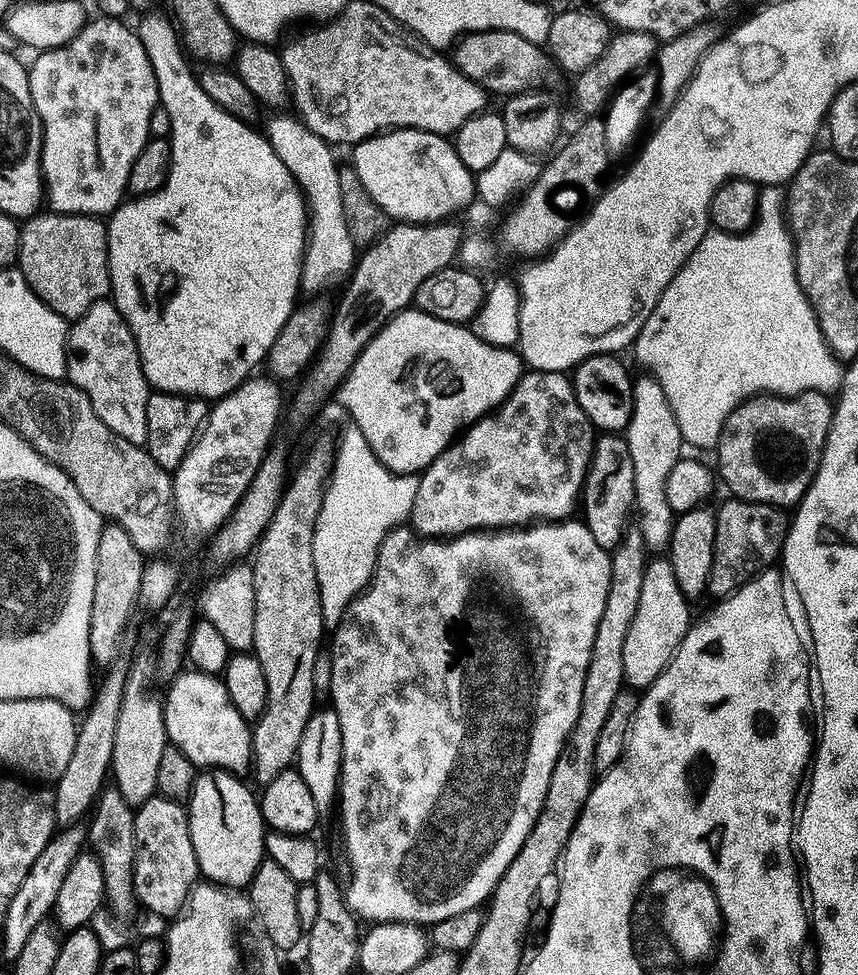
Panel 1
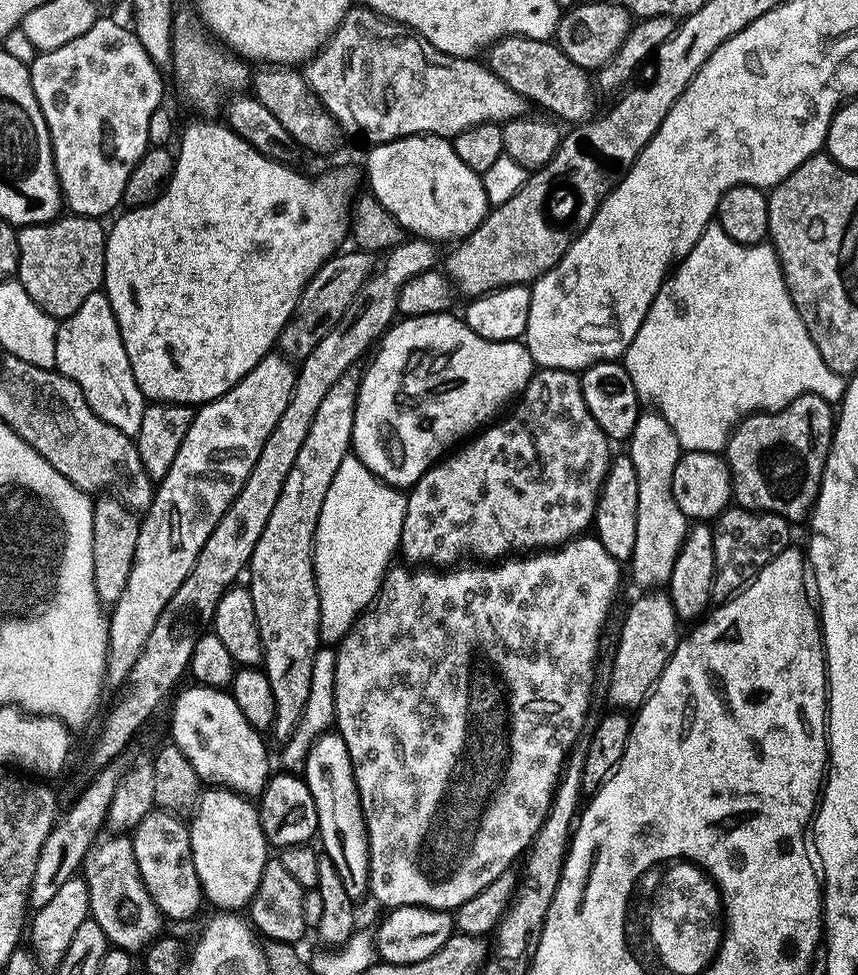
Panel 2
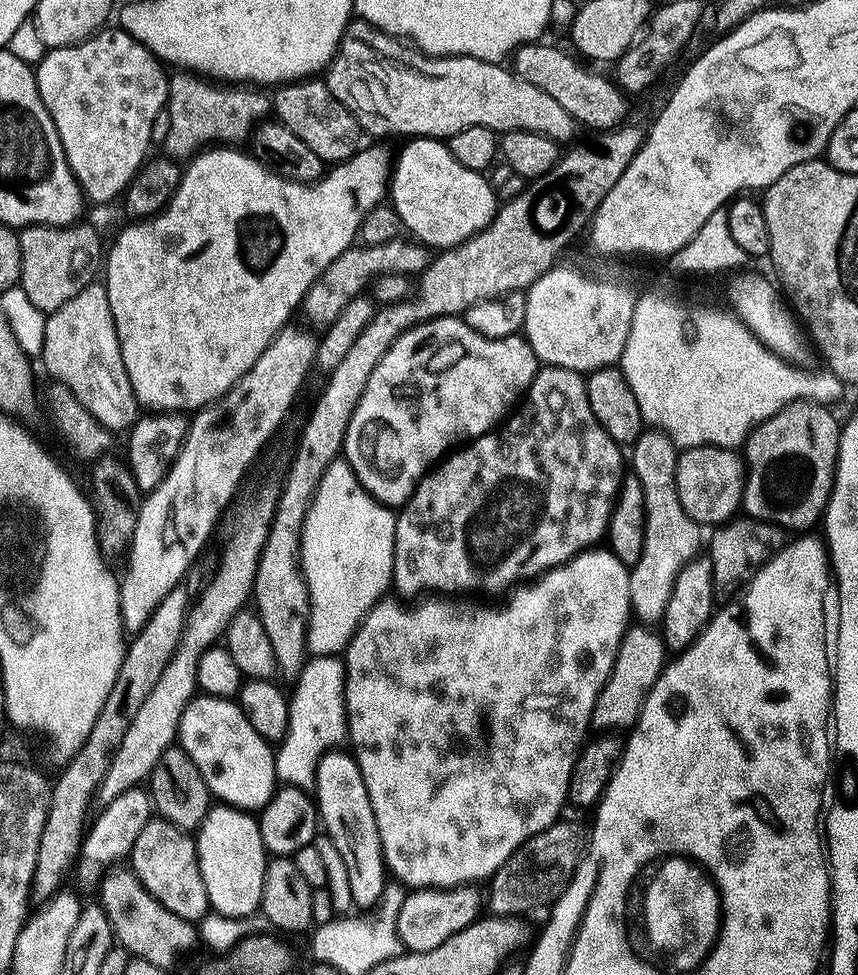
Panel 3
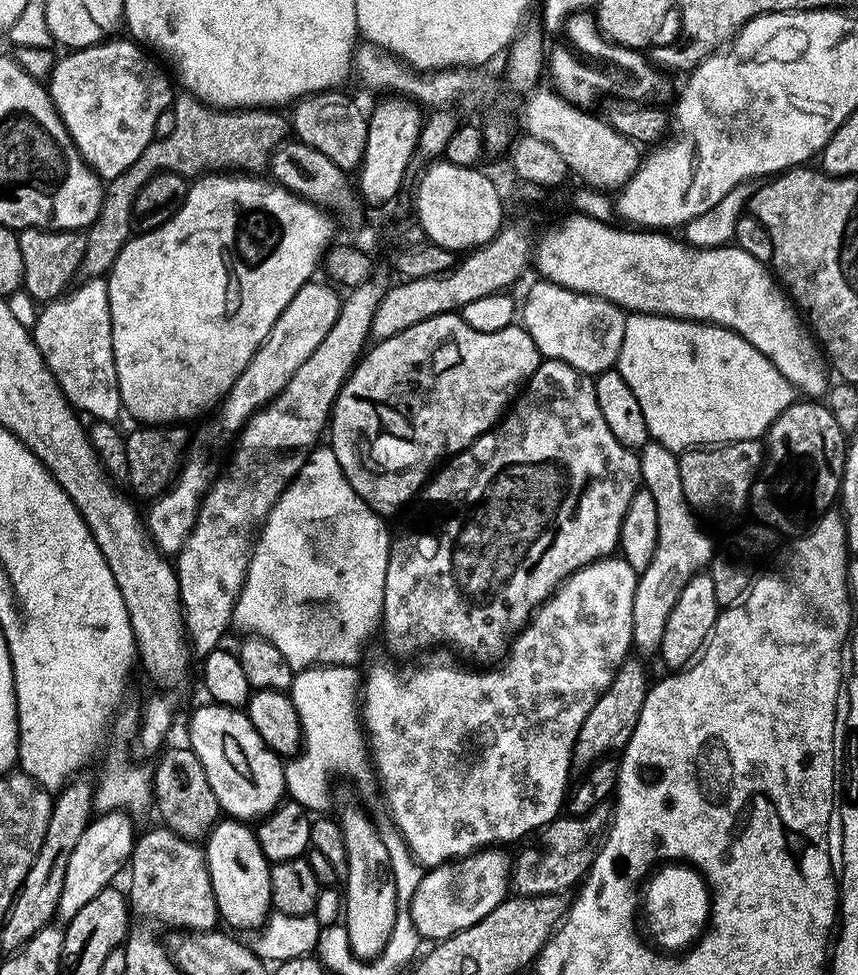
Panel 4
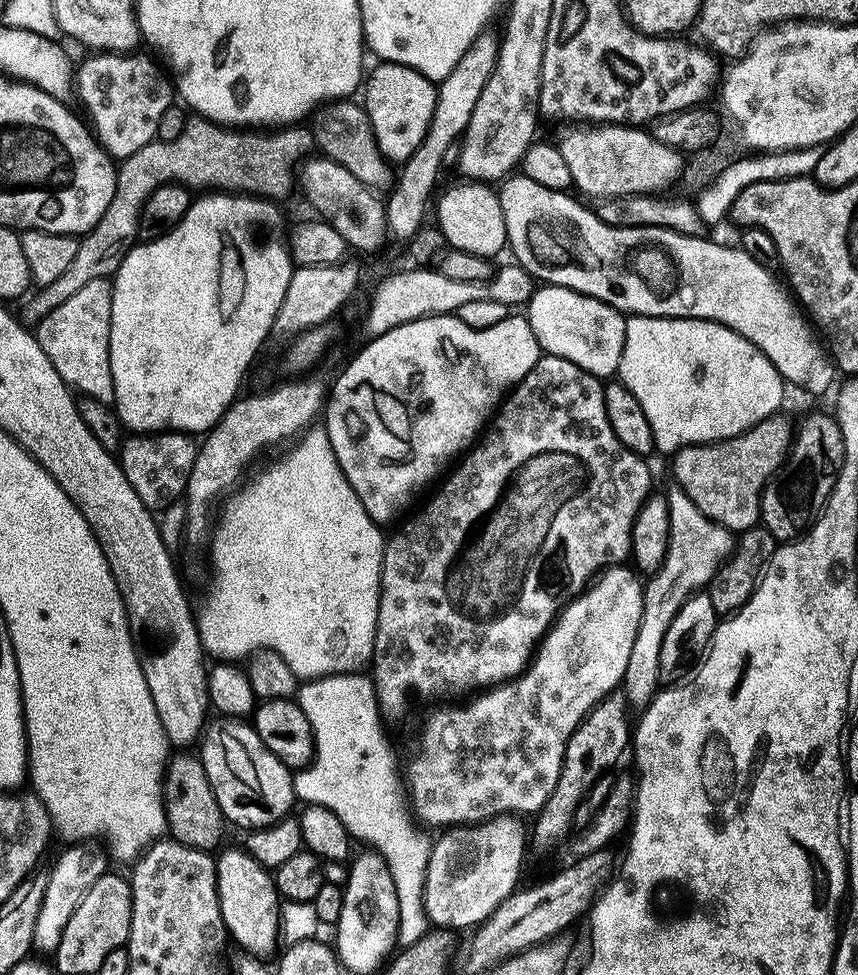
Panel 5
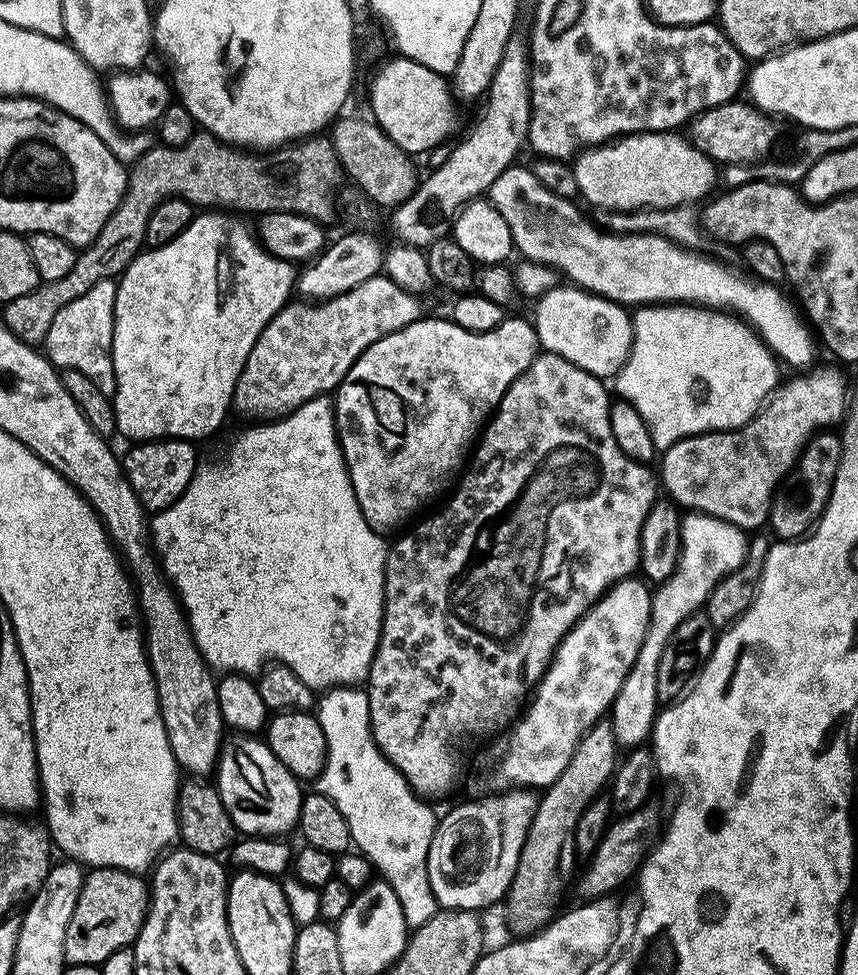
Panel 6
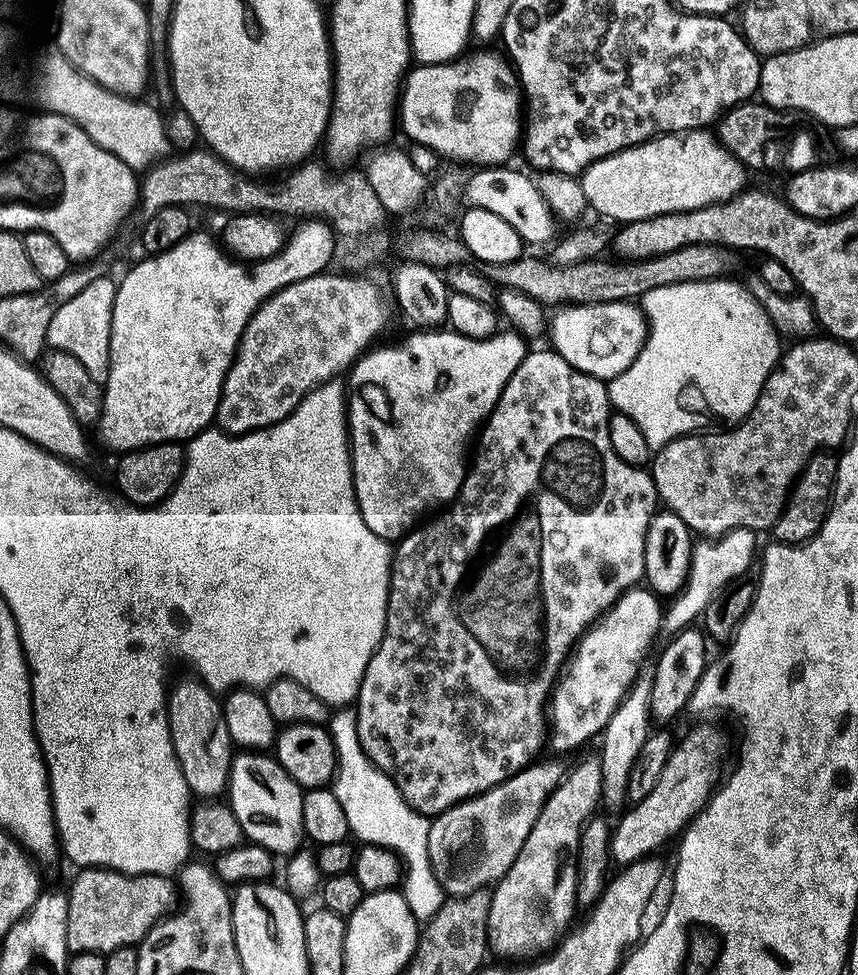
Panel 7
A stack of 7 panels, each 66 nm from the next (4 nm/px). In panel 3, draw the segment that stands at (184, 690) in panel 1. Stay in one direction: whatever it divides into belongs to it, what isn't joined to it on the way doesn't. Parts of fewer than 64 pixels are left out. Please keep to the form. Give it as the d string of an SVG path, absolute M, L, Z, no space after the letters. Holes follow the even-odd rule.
M207 694L201 695L193 700L188 705L188 709L184 711L178 740L187 759L192 760L201 771L202 778L205 779L211 795L221 805L238 808L249 814L256 814L265 809L272 797L276 795L278 791L276 752L273 745L269 744L267 740L263 740L258 734L258 730L254 730L254 726L250 726L250 722L239 703L232 700L220 700L216 696Z

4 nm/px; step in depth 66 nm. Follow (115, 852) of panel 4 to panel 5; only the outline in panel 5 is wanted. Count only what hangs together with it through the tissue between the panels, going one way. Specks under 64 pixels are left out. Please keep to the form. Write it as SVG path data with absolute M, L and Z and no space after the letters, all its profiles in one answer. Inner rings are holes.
M68 846L68 849L60 856L56 869L52 872L52 878L48 878L44 894L42 914L38 918L36 927L35 947L41 948L48 954L55 953L62 942L62 934L66 934L66 926L70 926L70 918L82 906L86 894L109 871L108 864L92 849L92 846Z

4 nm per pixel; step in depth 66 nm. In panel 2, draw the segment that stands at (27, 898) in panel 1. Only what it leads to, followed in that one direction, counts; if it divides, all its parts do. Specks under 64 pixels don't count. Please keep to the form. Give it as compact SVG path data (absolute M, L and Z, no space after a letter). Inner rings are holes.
M117 762L109 768L101 768L96 777L88 784L88 789L81 794L76 805L65 816L60 825L53 828L50 838L46 838L46 846L42 846L42 854L36 860L36 872L32 875L32 891L30 904L33 909L45 908L52 899L83 869L88 852L101 839L104 824L109 823L108 811L112 808L114 794L118 794L118 786L124 780L125 765Z

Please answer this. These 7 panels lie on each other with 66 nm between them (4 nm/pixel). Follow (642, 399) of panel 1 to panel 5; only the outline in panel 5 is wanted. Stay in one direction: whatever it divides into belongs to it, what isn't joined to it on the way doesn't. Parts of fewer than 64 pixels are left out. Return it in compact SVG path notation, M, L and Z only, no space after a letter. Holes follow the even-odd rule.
M678 486L667 489L666 495L670 508L668 556L660 571L649 579L652 581L647 581L644 589L642 626L638 630L638 642L634 642L634 654L630 654L630 666L626 670L622 685L633 701L651 701L661 691L662 638L666 638L670 622L678 618L678 610L682 610L689 598L707 589L724 561L731 556L734 547L733 533L706 518L702 510L698 510L698 506L694 506L694 502L690 502L690 498Z

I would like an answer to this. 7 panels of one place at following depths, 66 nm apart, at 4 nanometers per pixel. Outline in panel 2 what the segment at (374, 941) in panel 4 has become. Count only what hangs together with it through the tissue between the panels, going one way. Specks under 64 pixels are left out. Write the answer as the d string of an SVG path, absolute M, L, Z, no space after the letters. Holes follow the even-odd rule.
M329 730L318 737L302 769L302 779L308 784L318 810L318 840L324 843L323 855L329 856L342 874L342 886L353 898L367 897L372 883L370 842L368 827L364 821L362 802L358 794L358 782L354 778L354 762L350 758L350 746L339 731Z

